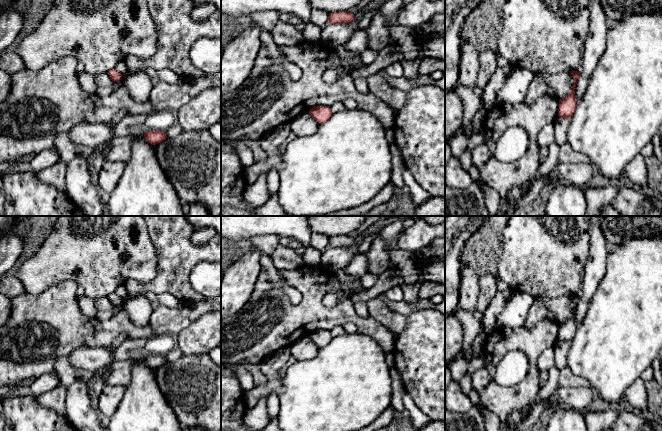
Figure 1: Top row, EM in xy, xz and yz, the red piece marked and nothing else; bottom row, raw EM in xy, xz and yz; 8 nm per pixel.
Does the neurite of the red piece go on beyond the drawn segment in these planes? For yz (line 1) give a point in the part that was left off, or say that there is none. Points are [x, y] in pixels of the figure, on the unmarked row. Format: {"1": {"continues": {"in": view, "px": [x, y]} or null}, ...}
{"1": {"continues": null}}

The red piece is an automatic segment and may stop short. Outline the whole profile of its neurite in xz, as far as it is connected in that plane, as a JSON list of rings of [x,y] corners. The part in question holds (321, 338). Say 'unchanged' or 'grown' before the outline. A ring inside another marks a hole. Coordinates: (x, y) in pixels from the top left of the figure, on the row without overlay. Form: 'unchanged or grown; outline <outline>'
unchanged; outline [[[314,330],[309,337],[319,348],[323,348],[332,340],[330,330]]]

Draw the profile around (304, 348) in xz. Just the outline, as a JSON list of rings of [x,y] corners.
[[[309,335],[297,339],[291,346],[291,354],[297,361],[311,360],[319,353],[319,347]]]

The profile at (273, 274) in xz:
[[[263,255],[260,259],[260,264],[262,269],[267,273],[268,281],[274,285],[280,286],[292,304],[297,305],[302,301],[302,294],[285,282],[280,274],[280,269],[275,267],[269,255]]]

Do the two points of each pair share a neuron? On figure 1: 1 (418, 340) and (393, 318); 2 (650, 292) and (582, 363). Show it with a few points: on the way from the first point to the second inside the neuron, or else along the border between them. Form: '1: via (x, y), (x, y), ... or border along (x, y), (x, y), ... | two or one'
1: border along (406, 316), (406, 326), (397, 335) | two
2: via (632, 310), (627, 315), (627, 318), (600, 345) | one

